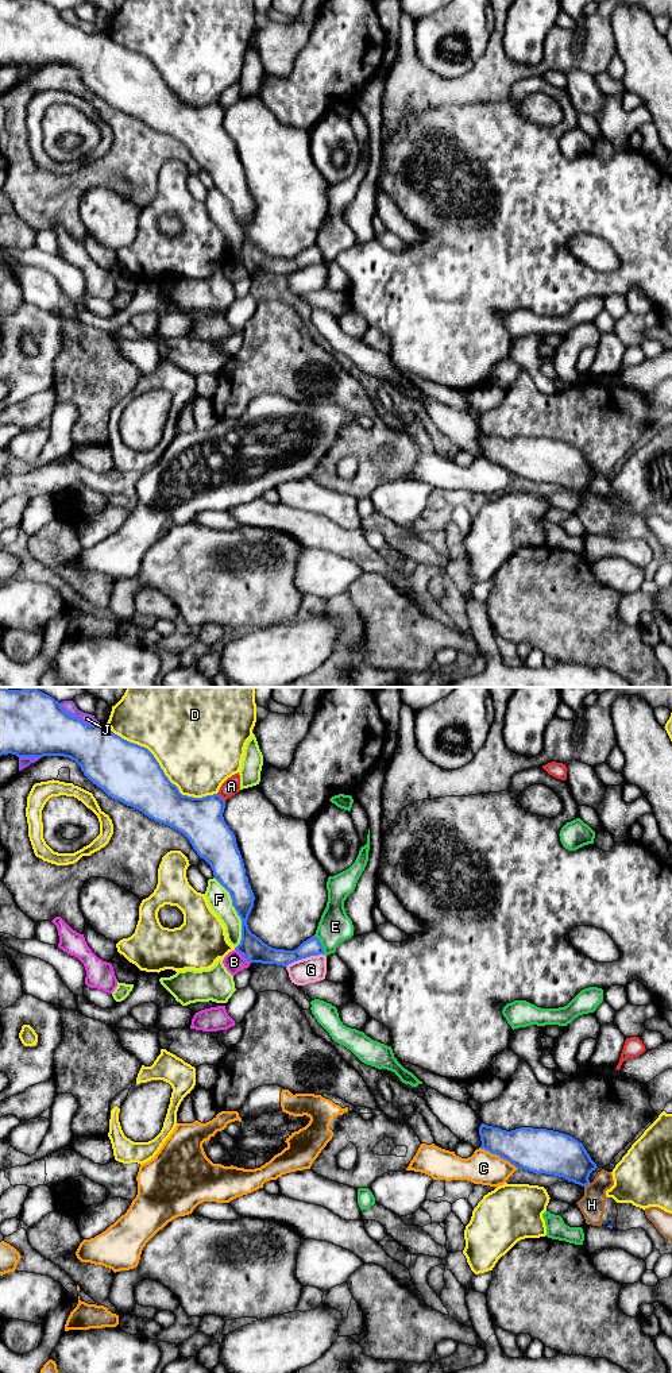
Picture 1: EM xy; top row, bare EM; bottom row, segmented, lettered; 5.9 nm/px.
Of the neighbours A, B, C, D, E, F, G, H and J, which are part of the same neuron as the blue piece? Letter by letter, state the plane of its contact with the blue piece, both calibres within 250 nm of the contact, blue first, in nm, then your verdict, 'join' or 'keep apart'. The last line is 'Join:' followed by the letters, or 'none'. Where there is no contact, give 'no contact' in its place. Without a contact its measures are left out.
A: contact in xy; calibres 280 and 100 nm; keep apart
B: contact in xy; calibres 150 and 120 nm; keep apart
C: contact in xy; calibres 260 and 190 nm; keep apart
D: contact in xy; calibres 360 and 500 nm; keep apart
E: contact in xy; calibres 110 and 200 nm; keep apart
F: contact in xy; calibres 180 and 140 nm; keep apart
G: contact in xy; calibres 120 and 160 nm; keep apart
H: contact in xy; calibres 260 and 150 nm; keep apart
J: contact in xy; calibres 360 and 80 nm; keep apart
Join: none

